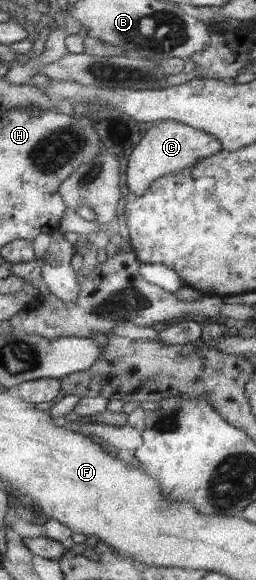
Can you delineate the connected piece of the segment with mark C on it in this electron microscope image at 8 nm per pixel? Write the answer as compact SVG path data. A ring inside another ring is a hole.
M162 120L145 132L138 144L128 156L126 162L126 186L131 197L145 194L153 181L168 174L179 174L182 170L195 166L207 156L217 154L221 144L217 137L202 132L190 125L180 124L176 120Z

